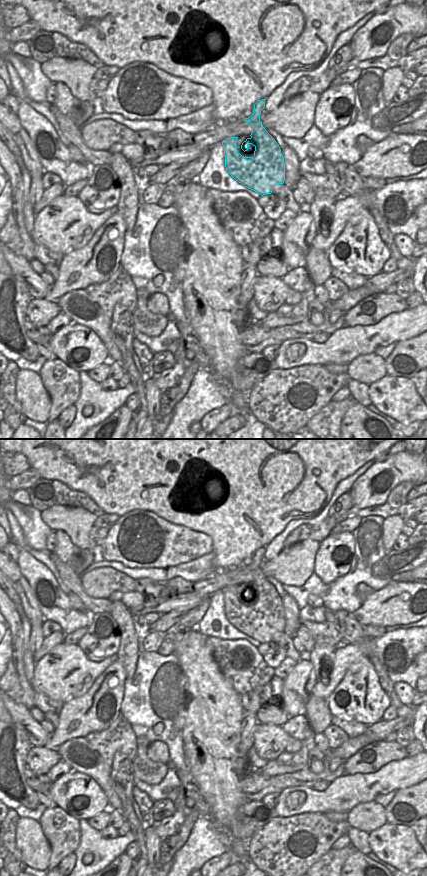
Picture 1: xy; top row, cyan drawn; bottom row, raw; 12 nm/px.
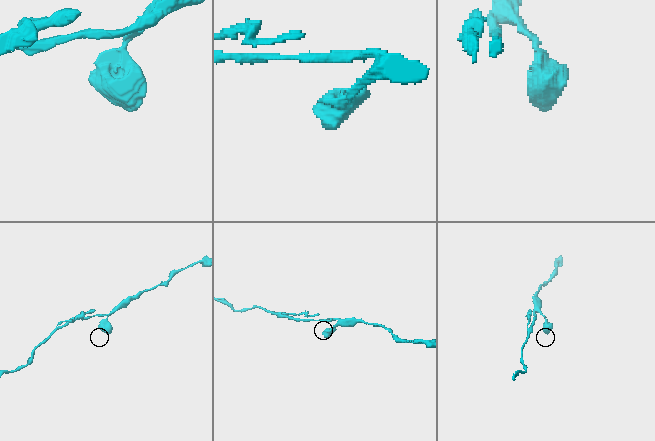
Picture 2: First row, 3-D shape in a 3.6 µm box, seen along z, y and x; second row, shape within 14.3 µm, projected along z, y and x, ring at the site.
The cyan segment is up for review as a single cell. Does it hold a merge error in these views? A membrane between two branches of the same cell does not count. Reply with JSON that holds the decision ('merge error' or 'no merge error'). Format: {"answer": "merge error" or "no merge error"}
{"answer": "no merge error"}

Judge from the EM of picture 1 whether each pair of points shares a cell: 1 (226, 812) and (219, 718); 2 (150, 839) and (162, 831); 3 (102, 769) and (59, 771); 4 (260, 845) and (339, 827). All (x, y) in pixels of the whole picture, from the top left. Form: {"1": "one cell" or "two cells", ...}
{"1": "one cell", "2": "two cells", "3": "two cells", "4": "one cell"}

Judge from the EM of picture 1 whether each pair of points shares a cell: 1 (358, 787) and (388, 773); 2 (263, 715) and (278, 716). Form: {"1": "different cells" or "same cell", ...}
{"1": "same cell", "2": "same cell"}

